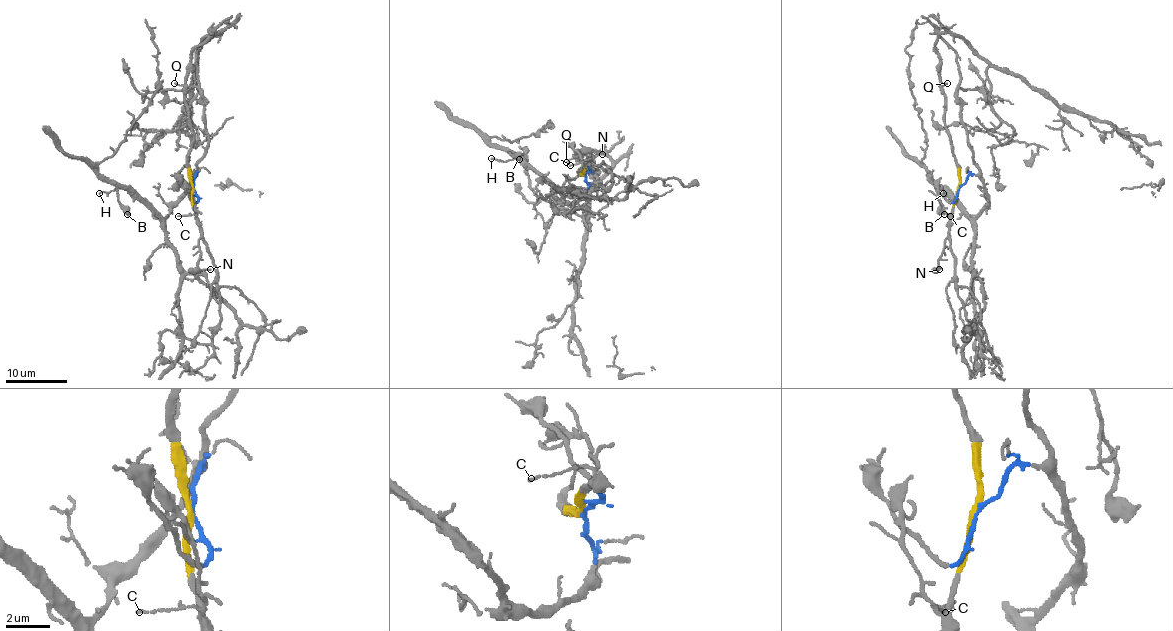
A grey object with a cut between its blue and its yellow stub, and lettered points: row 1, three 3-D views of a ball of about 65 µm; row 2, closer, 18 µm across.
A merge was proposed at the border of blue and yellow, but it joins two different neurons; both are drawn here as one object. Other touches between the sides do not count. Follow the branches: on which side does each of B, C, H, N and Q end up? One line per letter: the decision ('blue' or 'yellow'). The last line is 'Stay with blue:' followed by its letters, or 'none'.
B: blue
C: yellow
H: blue
N: yellow
Q: yellow
Stay with blue: B, H

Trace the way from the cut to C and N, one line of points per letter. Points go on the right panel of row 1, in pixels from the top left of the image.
C: (959, 187), (956, 201), (947, 215), (950, 216)
N: (959, 187), (936, 270), (940, 270)

